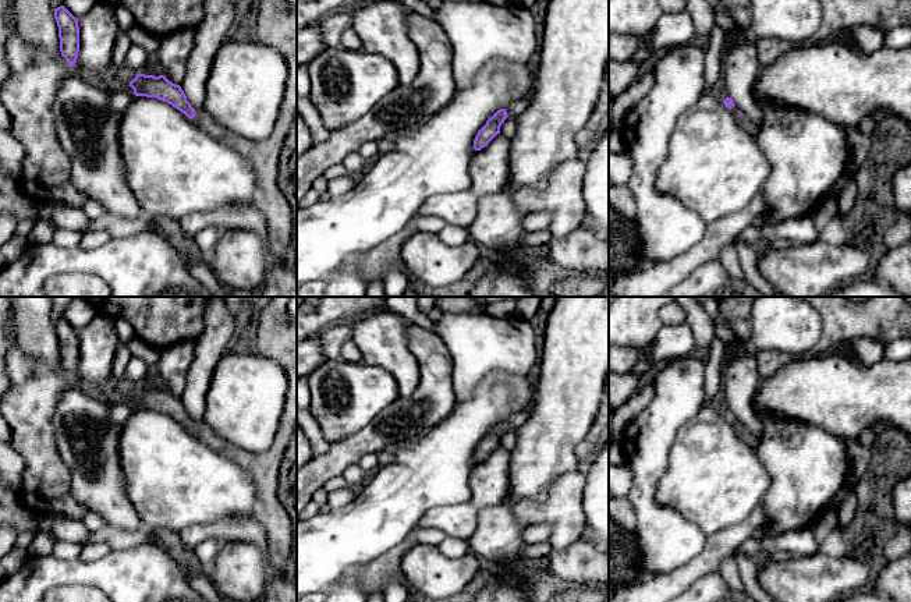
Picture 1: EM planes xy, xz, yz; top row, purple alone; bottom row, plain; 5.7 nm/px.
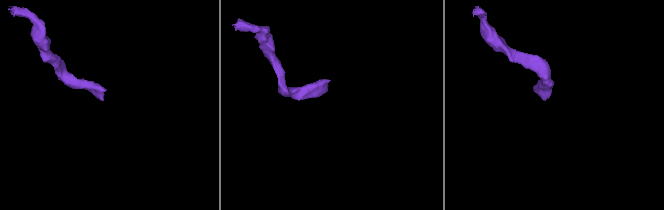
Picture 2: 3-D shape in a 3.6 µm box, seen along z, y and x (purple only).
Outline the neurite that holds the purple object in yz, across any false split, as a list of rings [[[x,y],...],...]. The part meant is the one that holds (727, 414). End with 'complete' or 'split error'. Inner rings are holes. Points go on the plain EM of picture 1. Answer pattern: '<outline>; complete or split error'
[[[731,410],[724,411],[724,418],[730,421],[737,435],[752,449],[758,447],[758,440],[737,421]]]; split error

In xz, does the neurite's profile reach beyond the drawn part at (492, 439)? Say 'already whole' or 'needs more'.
needs more

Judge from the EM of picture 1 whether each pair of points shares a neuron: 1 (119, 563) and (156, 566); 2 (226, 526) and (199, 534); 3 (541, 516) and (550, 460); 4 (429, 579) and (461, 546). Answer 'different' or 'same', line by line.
1: same
2: same
3: different
4: different

